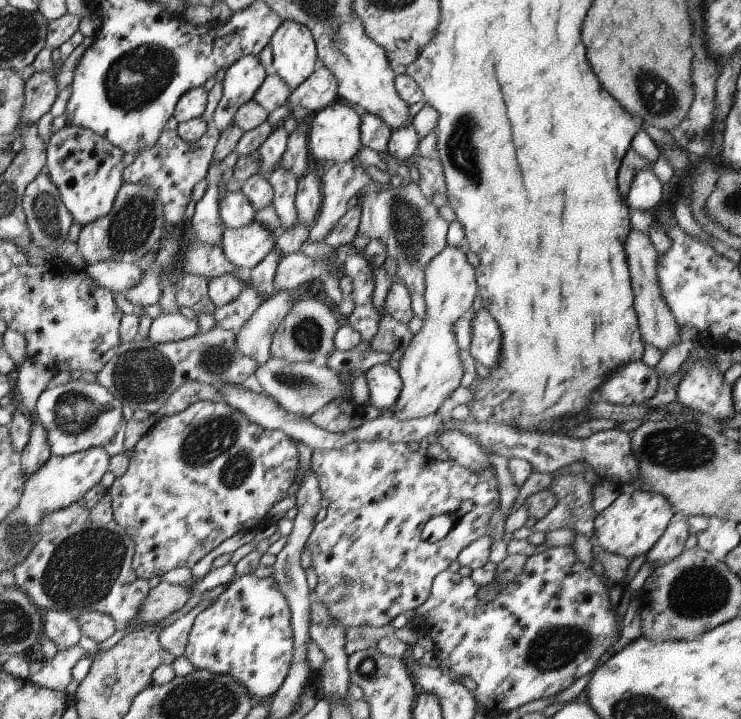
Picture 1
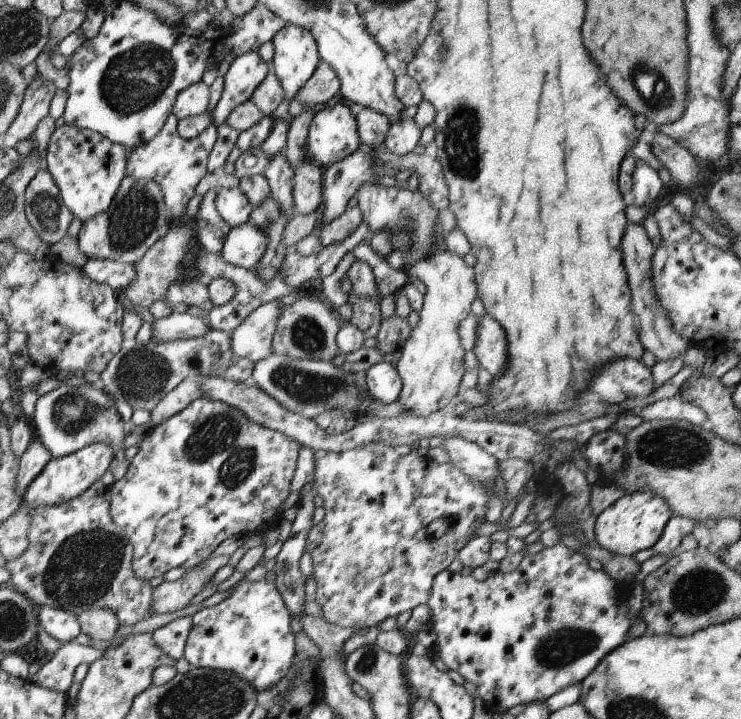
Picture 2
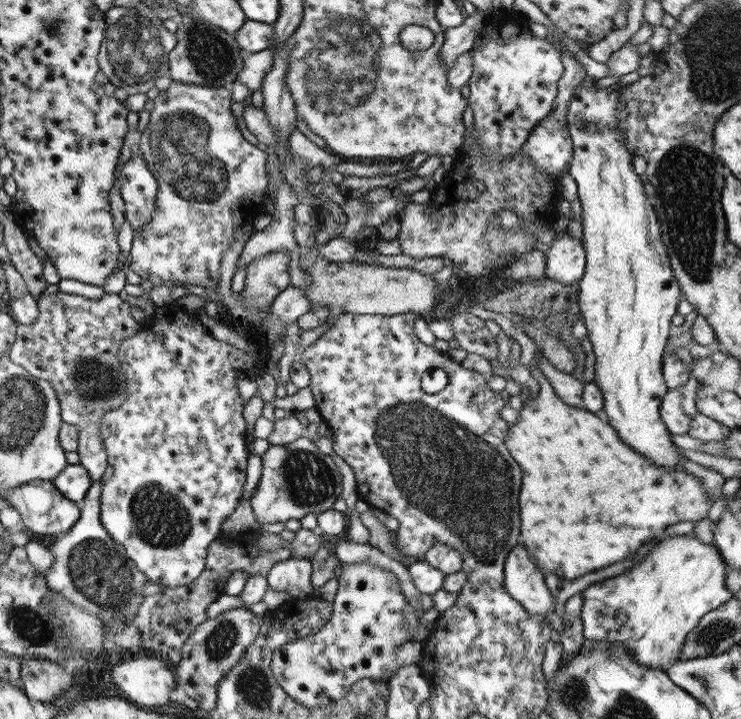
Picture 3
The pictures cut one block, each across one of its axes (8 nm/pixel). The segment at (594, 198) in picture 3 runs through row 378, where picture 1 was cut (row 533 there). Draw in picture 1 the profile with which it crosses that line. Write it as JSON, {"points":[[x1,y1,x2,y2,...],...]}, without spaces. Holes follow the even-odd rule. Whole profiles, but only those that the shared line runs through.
{"points":[[624,488,607,508,596,514,593,523,594,545,629,560,639,554,646,554,659,540,674,512,670,502,662,494,640,488]]}

